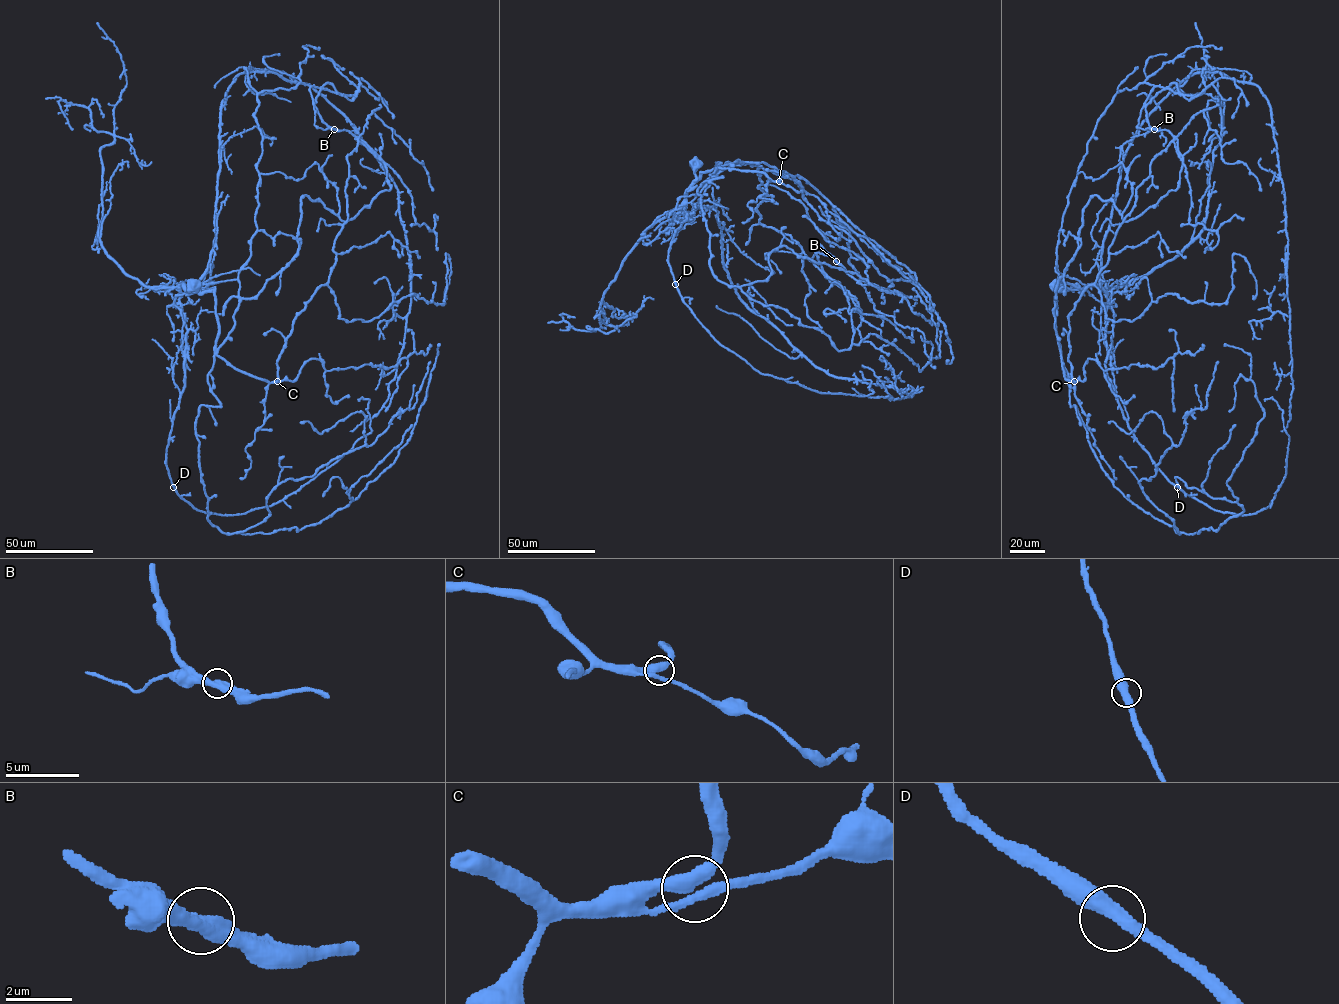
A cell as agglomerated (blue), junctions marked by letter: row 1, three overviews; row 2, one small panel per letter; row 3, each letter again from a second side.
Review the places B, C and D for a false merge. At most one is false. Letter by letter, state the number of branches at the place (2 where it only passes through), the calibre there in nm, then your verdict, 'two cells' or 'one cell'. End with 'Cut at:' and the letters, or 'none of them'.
B: 2 | 460 nm | two cells
C: 2 | 440 nm | one cell
D: 2 | 460 nm | one cell
Cut at: B

